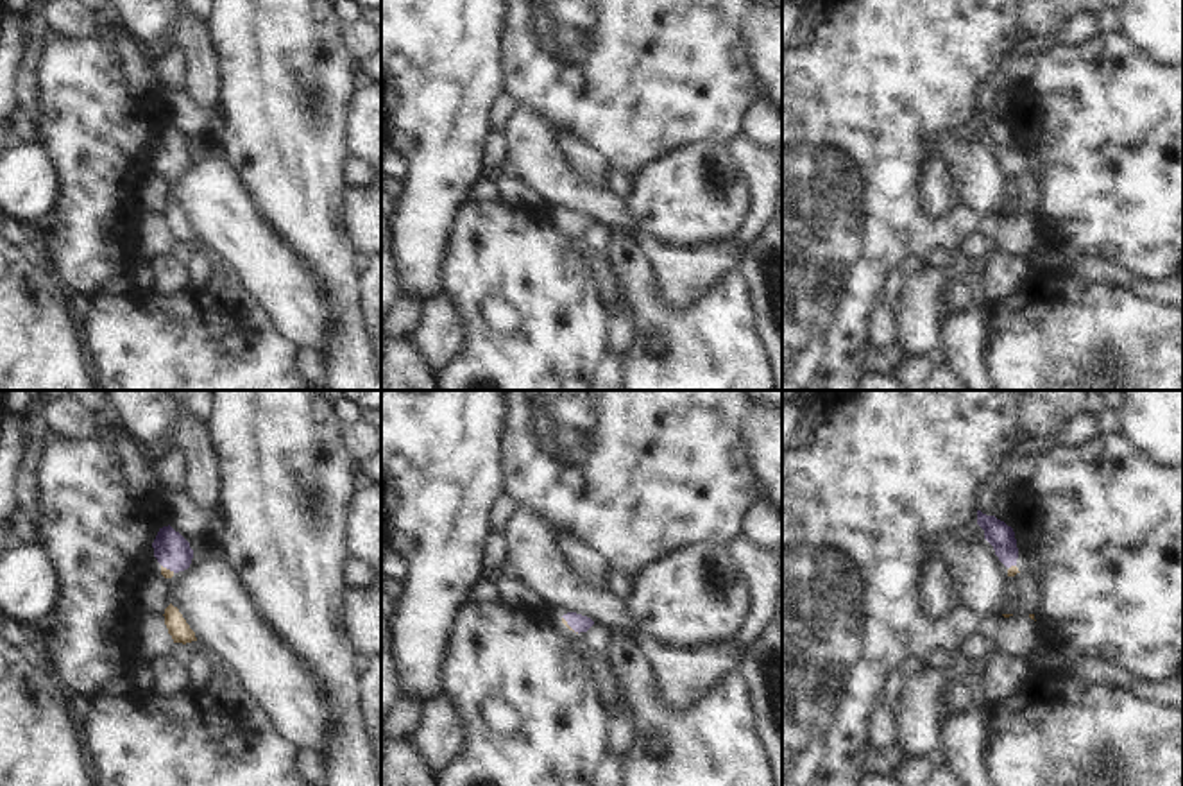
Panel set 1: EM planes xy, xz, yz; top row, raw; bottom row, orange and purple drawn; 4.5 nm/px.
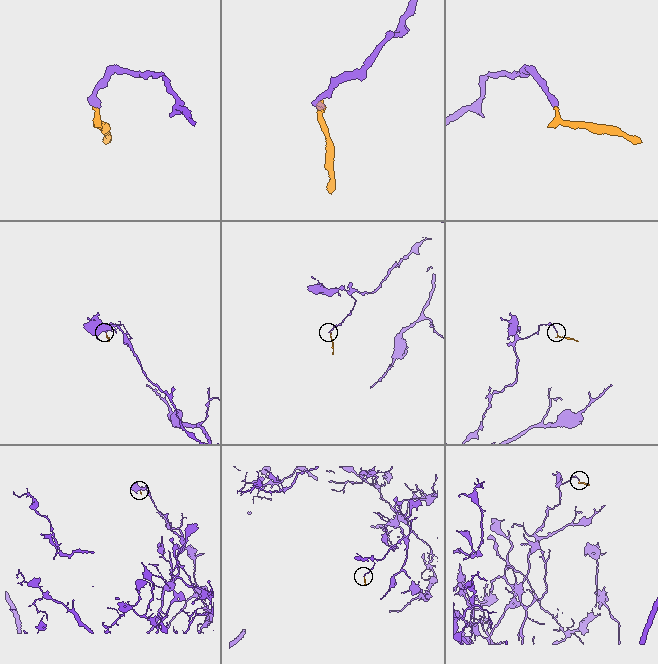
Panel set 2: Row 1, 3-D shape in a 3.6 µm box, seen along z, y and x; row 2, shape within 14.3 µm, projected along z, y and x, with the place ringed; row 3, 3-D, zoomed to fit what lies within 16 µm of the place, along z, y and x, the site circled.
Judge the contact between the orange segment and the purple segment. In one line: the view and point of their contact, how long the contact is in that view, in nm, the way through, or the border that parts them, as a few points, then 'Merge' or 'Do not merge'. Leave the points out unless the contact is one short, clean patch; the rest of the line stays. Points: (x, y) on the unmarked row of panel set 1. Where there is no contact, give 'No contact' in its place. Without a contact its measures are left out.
Touches orange at xz (568, 224). Shared border 110 nm. Path across: xz (564, 221), (568, 224), (577, 221). Merge.

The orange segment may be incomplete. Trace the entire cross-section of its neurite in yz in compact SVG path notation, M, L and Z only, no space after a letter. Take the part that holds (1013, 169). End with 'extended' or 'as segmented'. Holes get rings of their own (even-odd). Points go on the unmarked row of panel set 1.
M977 109L977 124L984 129L984 138L993 145L999 159L1008 167L1008 175L1020 172L1017 167L1018 147L1013 127L981 109Z | extended

